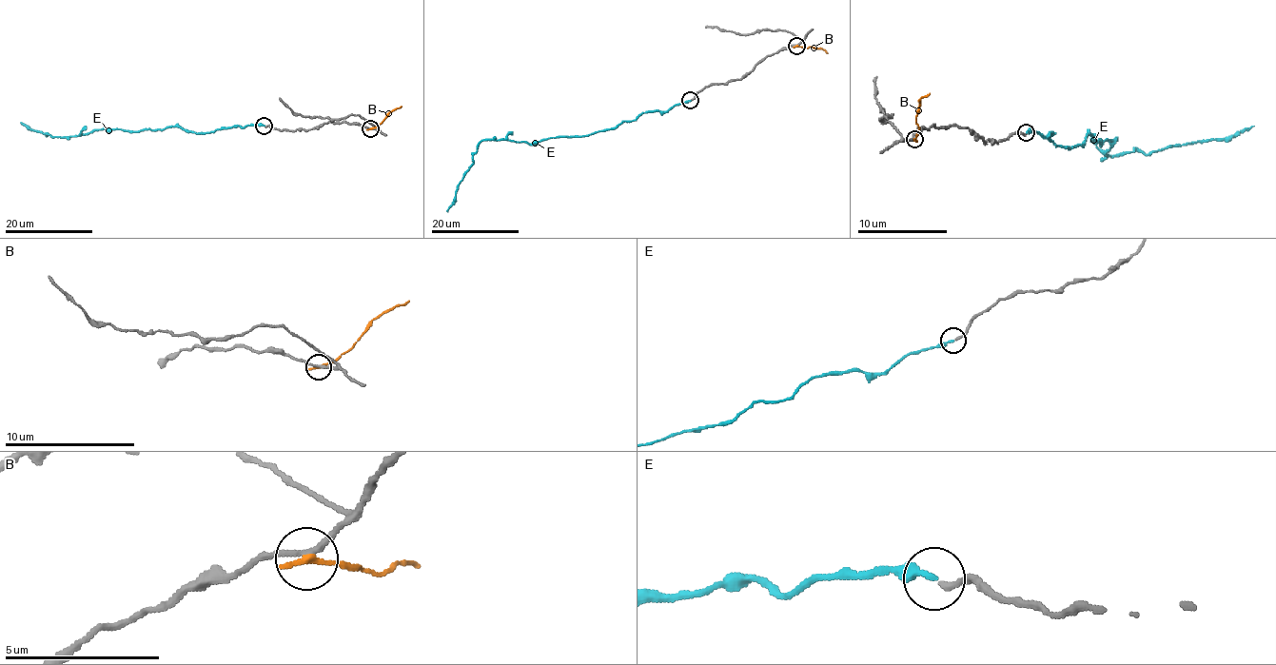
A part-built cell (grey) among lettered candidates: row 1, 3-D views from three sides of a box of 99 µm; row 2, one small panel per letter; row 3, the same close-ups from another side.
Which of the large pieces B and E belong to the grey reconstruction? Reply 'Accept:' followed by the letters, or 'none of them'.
Accept: E

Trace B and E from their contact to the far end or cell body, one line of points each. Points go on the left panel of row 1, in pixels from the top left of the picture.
B: (370, 128), (402, 106)
E: (264, 126), (221, 127), (206, 133), (179, 127), (138, 131), (101, 128), (79, 135), (57, 137), (21, 123)

